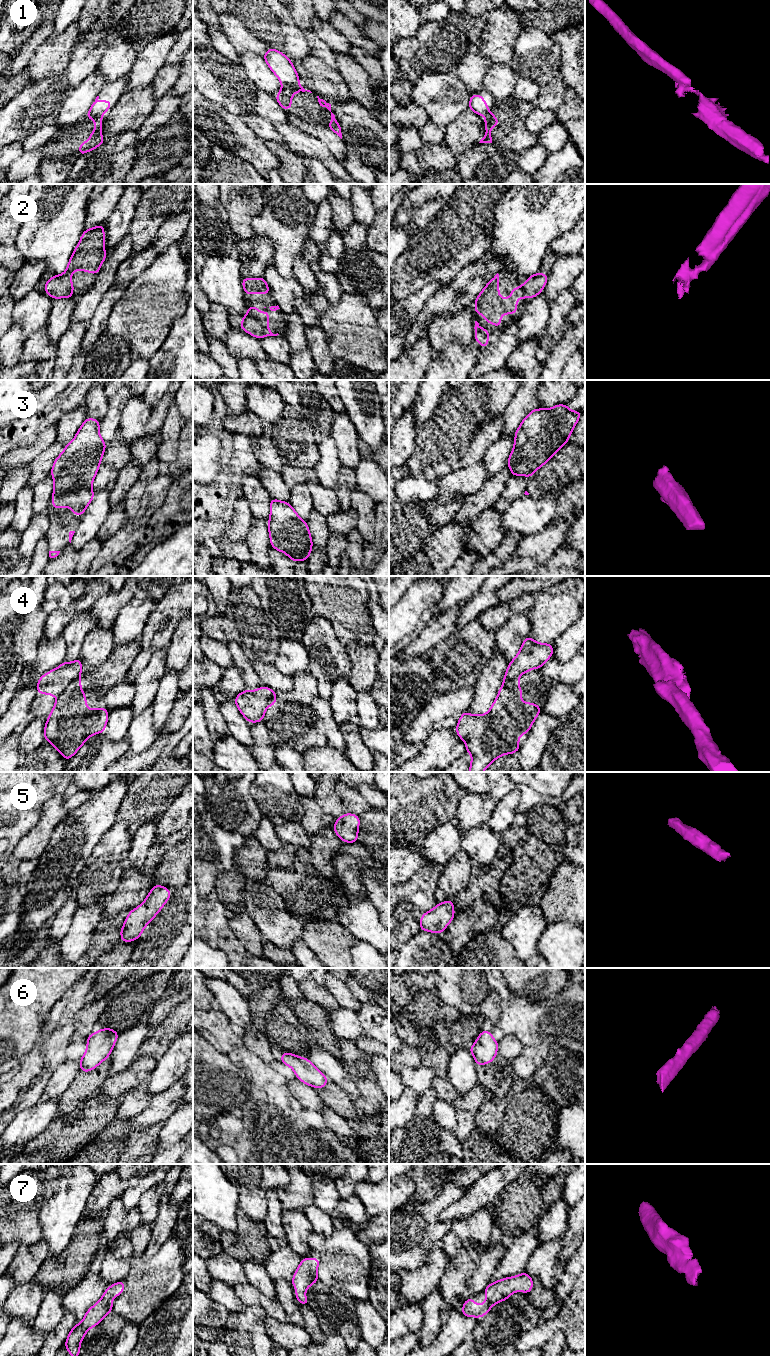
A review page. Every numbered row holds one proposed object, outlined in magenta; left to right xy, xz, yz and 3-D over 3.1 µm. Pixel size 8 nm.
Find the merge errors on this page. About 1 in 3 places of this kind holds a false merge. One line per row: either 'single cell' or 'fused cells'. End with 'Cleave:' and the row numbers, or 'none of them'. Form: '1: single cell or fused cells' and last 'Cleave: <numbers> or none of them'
1: fused cells
2: single cell
3: single cell
4: fused cells
5: single cell
6: single cell
7: single cell
Cleave: 1, 4

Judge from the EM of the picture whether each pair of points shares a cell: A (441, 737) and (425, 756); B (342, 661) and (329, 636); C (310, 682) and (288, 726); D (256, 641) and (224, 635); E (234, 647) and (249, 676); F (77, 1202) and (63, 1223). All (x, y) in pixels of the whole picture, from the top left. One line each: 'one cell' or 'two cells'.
A: one cell
B: one cell
C: one cell
D: one cell
E: one cell
F: one cell

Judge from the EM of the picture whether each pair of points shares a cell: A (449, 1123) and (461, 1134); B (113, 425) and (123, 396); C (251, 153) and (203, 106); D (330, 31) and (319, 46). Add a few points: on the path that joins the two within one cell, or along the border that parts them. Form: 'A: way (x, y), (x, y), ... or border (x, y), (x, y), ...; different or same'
A: border (457, 1113), (457, 1126), (453, 1130); different
B: way (113, 418), (116, 403); same
C: way (239, 141), (214, 117); same
D: border (312, 29), (334, 51); different

